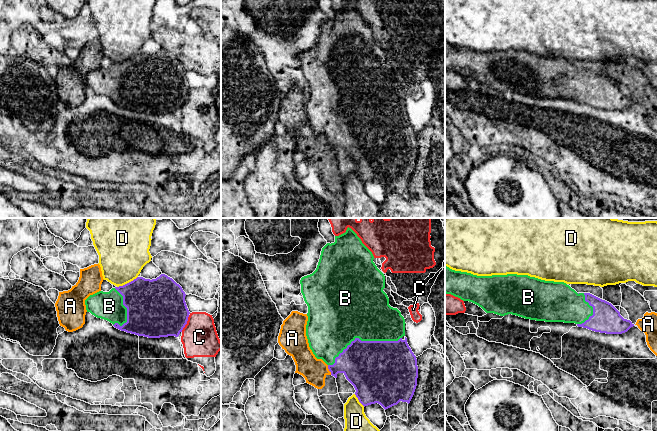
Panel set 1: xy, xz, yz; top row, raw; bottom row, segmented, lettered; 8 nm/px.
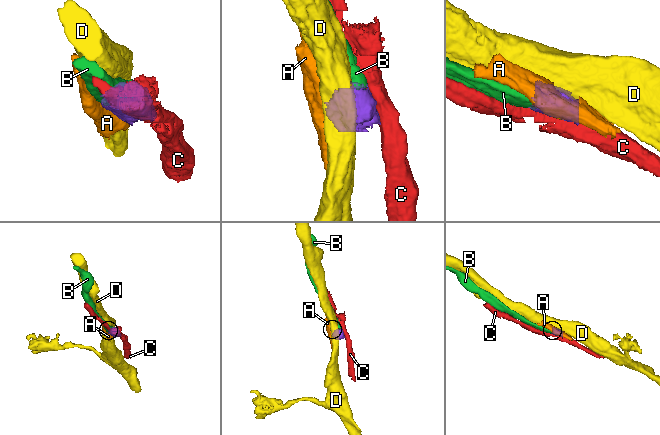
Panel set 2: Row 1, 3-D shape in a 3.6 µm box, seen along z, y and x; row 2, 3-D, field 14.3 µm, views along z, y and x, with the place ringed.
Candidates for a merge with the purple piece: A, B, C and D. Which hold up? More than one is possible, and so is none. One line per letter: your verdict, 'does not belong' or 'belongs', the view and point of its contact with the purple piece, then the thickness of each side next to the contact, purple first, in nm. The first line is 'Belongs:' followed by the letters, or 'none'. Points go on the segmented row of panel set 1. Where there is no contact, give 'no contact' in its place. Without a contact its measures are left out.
Belongs: B
A: does not belong; meets purple in xz at (329, 370); 320 nm thick on the purple side, 200 nm on the other
B: belongs; meets purple in xz at (363, 341); 460 nm thick on the purple side, 460 nm on the other
C: does not belong; meets purple in xy at (186, 323); 440 nm thick on the purple side, 280 nm on the other
D: does not belong; meets purple in xy at (127, 283); 380 nm thick on the purple side, 400 nm on the other

